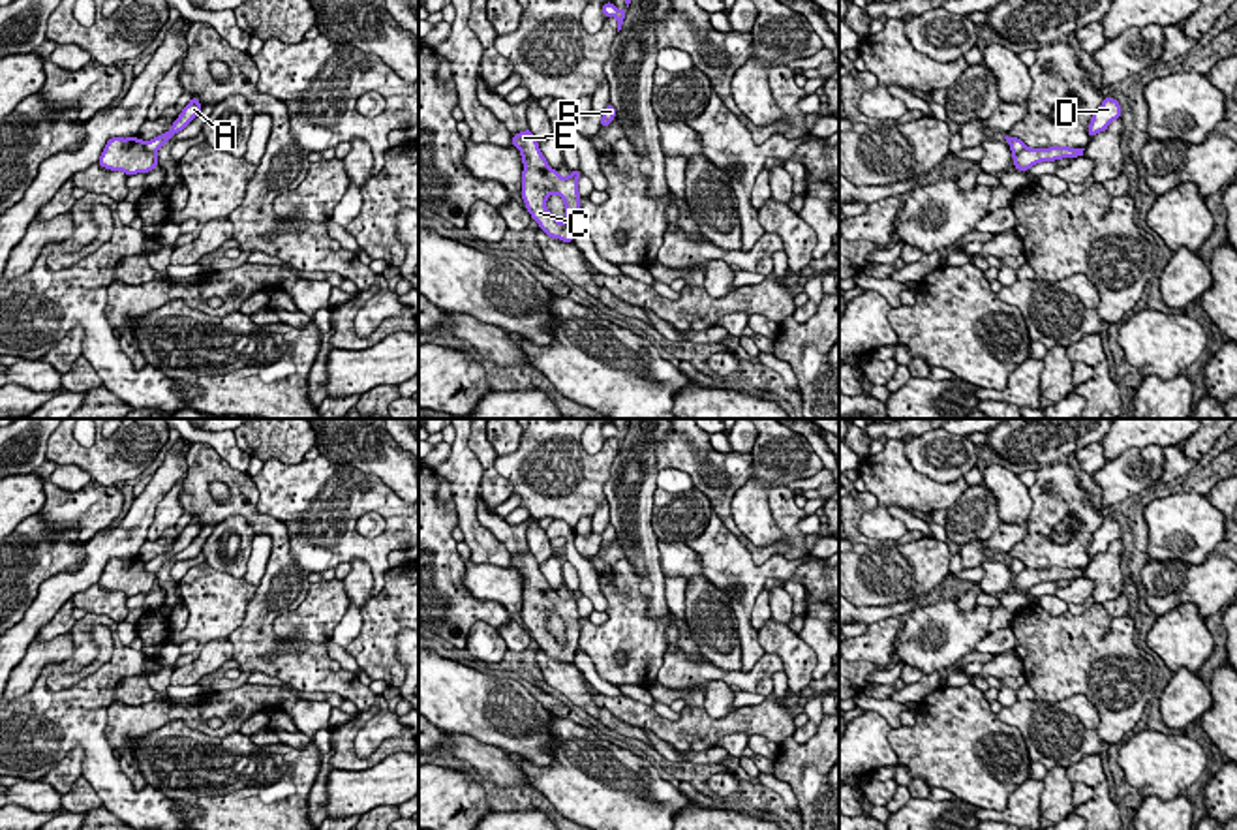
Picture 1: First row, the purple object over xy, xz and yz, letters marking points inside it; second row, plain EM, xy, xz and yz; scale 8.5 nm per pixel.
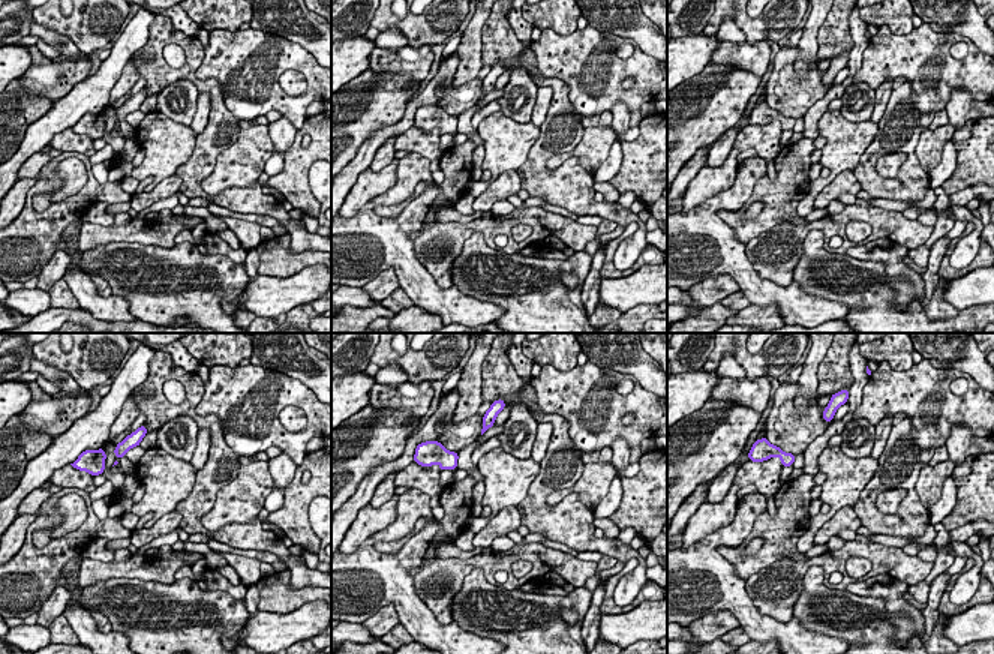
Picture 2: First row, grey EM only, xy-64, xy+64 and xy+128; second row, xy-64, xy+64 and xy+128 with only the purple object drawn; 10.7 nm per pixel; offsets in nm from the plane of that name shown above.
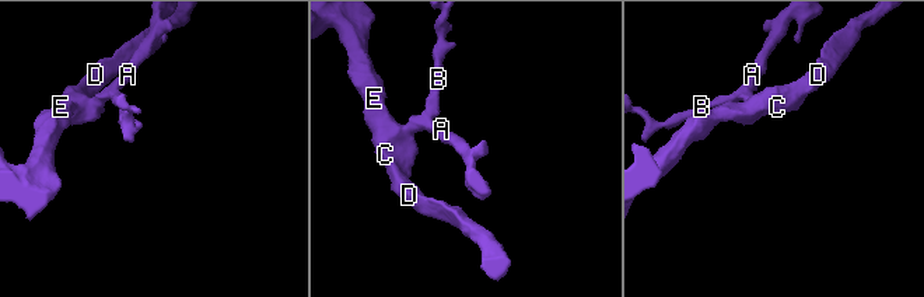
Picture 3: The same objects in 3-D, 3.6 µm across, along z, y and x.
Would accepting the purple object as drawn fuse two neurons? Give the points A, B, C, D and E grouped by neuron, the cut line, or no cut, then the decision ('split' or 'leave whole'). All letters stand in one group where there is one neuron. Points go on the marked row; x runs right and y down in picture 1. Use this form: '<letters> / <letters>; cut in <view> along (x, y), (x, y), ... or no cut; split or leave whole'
A B / C D E; cut in xy along (143, 143), (154, 154); split

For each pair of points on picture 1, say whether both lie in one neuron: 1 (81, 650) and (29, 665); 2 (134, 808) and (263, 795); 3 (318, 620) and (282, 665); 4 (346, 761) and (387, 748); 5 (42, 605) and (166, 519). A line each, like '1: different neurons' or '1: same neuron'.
1: different neurons
2: different neurons
3: different neurons
4: same neuron
5: different neurons

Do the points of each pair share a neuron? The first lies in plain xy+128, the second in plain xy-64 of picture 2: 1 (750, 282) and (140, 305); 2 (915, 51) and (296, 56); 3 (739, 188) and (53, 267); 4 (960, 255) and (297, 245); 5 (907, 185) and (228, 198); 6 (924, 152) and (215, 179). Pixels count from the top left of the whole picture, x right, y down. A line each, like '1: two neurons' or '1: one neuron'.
1: two neurons
2: one neuron
3: two neurons
4: one neuron
5: one neuron
6: one neuron

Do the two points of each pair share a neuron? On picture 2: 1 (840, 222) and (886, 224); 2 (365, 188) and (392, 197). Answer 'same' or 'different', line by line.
1: same
2: different

